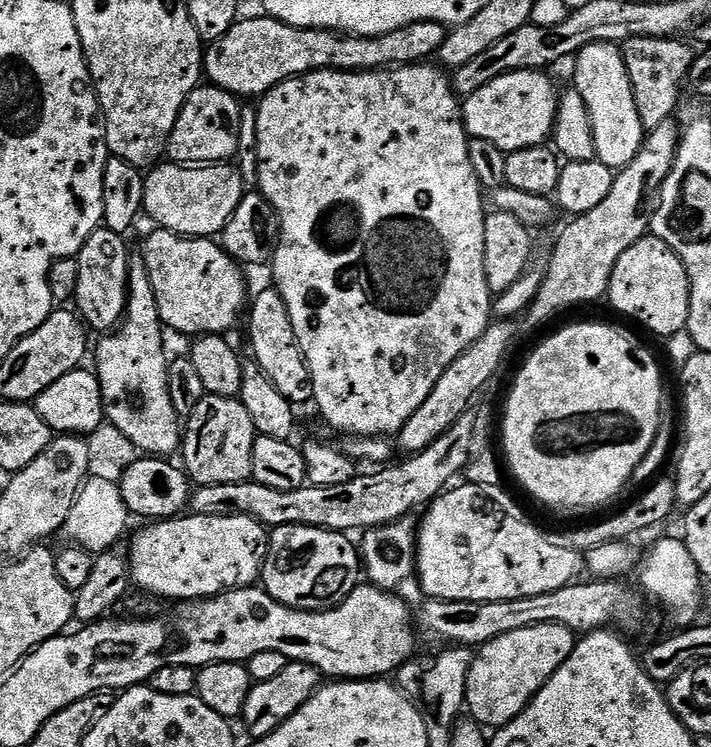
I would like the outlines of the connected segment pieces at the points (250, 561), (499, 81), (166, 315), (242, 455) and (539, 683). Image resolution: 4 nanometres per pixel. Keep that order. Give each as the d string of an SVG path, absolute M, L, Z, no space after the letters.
M181 514L171 520L148 522L143 526L145 528L132 540L130 580L144 592L153 592L156 596L165 596L175 602L207 600L210 596L229 592L232 588L251 588L261 579L270 532L253 516Z
M547 71L511 72L486 82L482 90L470 94L463 101L464 128L471 138L486 138L504 152L517 152L523 148L539 148L551 137L556 127L556 111L561 93L548 77Z
M157 227L154 231L156 232L145 238L142 255L146 270L150 270L150 282L158 298L158 314L165 329L172 331L173 328L174 331L188 336L187 338L228 334L239 320L241 323L242 313L250 296L250 291L248 292L247 286L244 285L245 269L233 260L215 239L179 236L162 227Z
M205 394L202 402L194 406L194 414L187 416L182 432L182 467L188 473L189 481L196 486L214 486L222 482L246 482L252 479L252 455L257 435L254 422L250 422L250 414L246 414L246 406L242 406L239 398Z
M539 624L526 630L510 630L510 634L502 634L502 638L479 645L466 678L467 715L488 730L499 730L514 722L566 658L570 658L577 639L577 633L566 626Z

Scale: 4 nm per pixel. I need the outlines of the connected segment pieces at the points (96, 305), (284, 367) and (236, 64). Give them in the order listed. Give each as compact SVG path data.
M101 226L94 230L94 234L90 234L90 238L86 238L75 257L78 262L78 290L74 297L74 308L85 325L96 334L107 334L119 328L124 318L130 259L128 244L124 240L127 239L121 233Z
M268 286L255 296L256 293L251 297L250 311L246 316L248 340L252 343L251 359L266 374L266 378L270 378L274 386L278 386L278 394L282 394L282 398L286 398L294 406L309 403L314 394L314 382L310 378L306 358L298 346L298 338L290 322L290 310L286 310L282 294L275 286Z
M267 14L259 15L254 17L253 20L244 20L244 18L237 19L236 24L230 26L230 30L226 30L226 34L222 34L222 38L213 40L207 45L206 51L204 52L202 72L209 85L231 92L237 98L245 98L244 96L259 98L265 96L274 86L278 86L295 76L305 76L308 72L321 72L322 70L330 70L331 72L378 72L385 68L399 68L402 64L419 64L421 62L431 61L437 55L442 44L446 42L449 33L449 29L445 25L427 20L426 22L414 22L410 26L402 26L398 30L390 30L390 34L382 34L381 36L350 36L347 32L332 32L328 28L299 28L298 26L290 26L289 24L282 23L280 20L273 20Z

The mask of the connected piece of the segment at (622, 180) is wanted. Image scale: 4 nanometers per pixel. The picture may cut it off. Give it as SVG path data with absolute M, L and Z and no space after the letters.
M675 119L667 120L647 133L638 154L634 154L634 162L616 172L614 186L610 186L610 194L606 194L605 200L594 206L594 210L567 221L569 224L561 230L556 245L550 248L548 273L522 324L524 322L528 328L540 328L559 312L575 304L588 304L599 296L601 299L607 293L618 258L622 258L634 242L649 235L660 188L666 182L678 154L682 128L676 123Z

